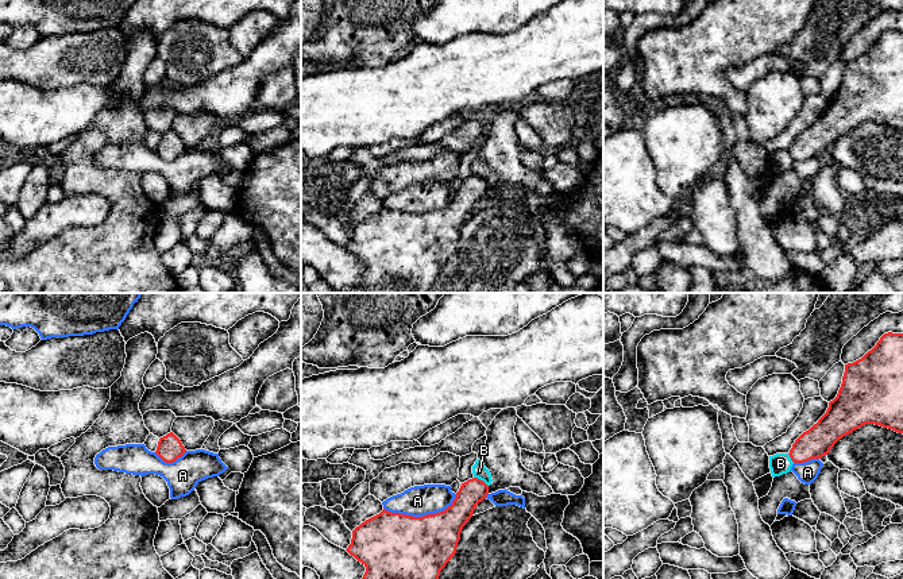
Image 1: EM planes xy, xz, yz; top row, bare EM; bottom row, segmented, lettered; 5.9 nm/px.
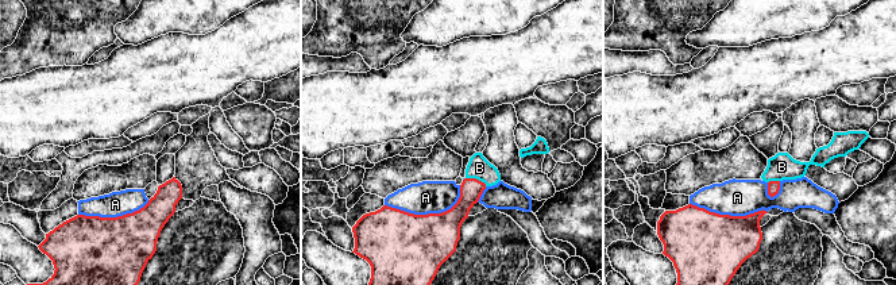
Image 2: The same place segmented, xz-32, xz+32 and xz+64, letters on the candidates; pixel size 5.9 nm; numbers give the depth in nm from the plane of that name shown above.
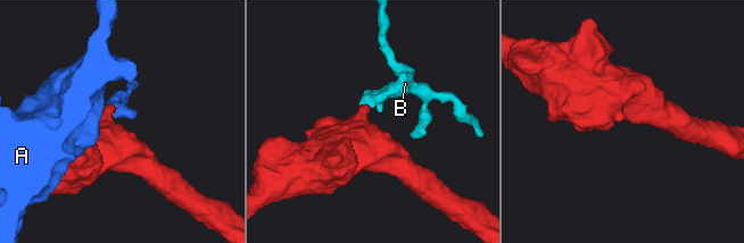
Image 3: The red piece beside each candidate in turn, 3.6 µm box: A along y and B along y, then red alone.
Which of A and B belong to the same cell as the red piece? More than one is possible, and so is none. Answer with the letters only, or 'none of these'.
none of these

